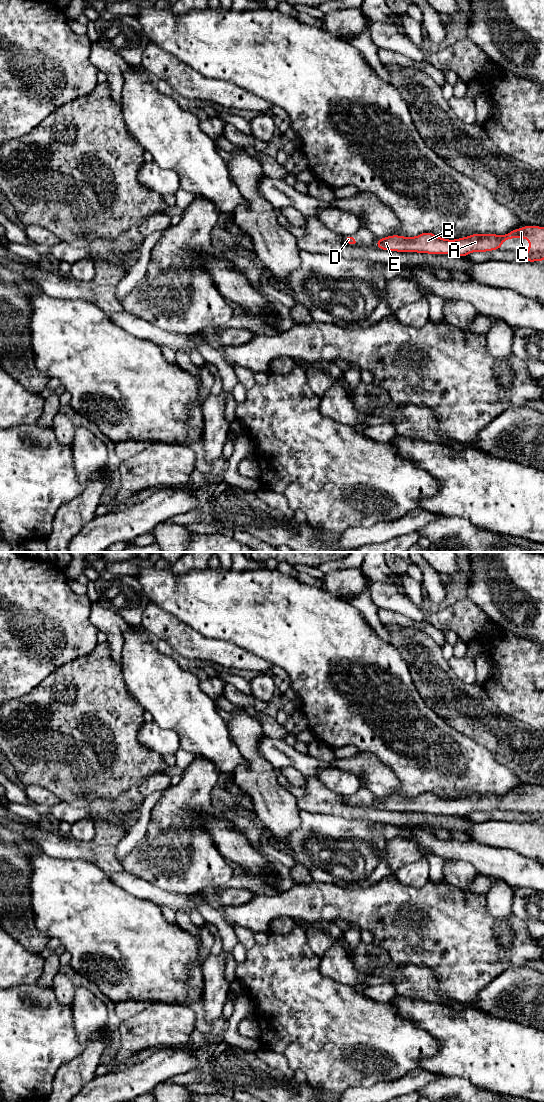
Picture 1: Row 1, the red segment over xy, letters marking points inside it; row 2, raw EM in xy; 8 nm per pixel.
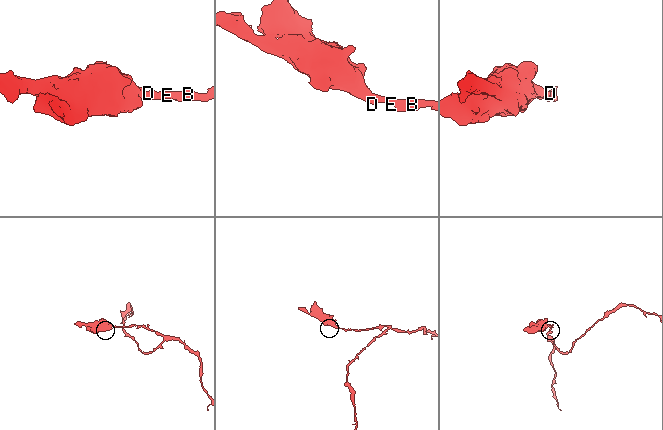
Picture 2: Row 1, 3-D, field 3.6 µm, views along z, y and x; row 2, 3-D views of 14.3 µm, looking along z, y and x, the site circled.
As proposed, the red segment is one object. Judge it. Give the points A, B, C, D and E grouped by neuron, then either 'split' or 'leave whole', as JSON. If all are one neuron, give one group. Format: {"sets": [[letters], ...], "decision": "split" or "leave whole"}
{"sets": [["A", "B", "C", "D", "E"]], "decision": "leave whole"}

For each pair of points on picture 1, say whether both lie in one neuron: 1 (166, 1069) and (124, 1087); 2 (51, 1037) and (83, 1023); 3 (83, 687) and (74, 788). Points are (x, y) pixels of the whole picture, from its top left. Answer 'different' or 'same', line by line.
1: same
2: different
3: same

